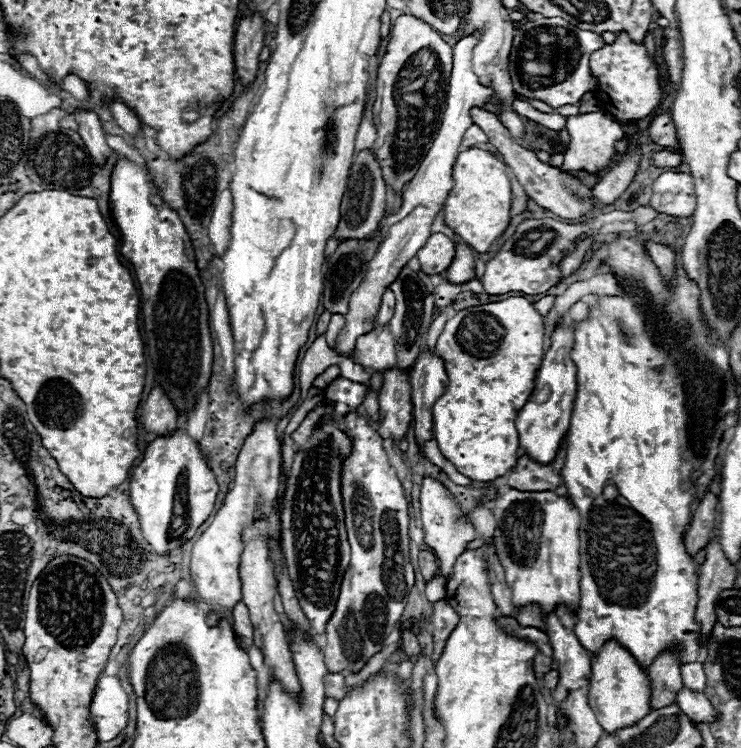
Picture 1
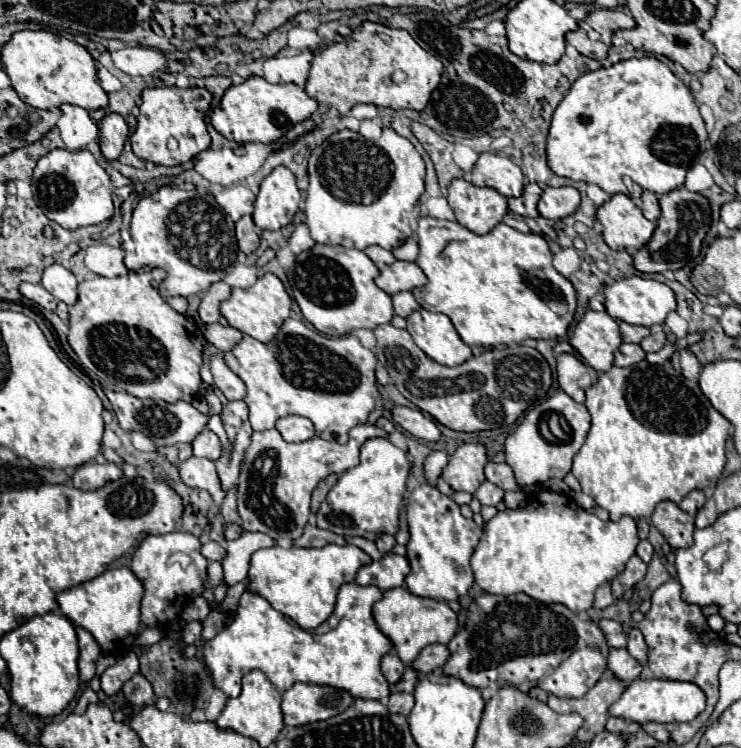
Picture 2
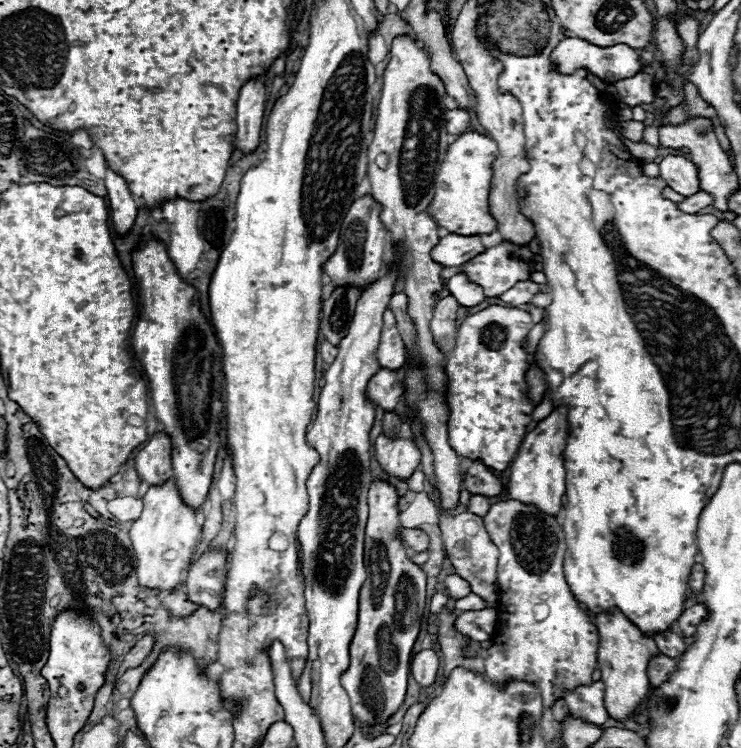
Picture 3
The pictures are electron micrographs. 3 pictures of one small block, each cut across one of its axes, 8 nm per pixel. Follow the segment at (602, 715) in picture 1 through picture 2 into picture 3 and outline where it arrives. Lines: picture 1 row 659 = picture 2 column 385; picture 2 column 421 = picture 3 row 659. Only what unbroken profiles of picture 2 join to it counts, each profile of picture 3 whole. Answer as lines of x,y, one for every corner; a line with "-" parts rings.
614,610
612,614
596,616
594,624
596,624
598,636
600,636
596,662
602,672
600,682
604,684
604,708
610,718
614,718
618,722
626,722
630,716
634,716
636,708
646,700
646,694
650,690
648,662
650,662
650,658
658,656
660,650
652,638
644,636
618,610

